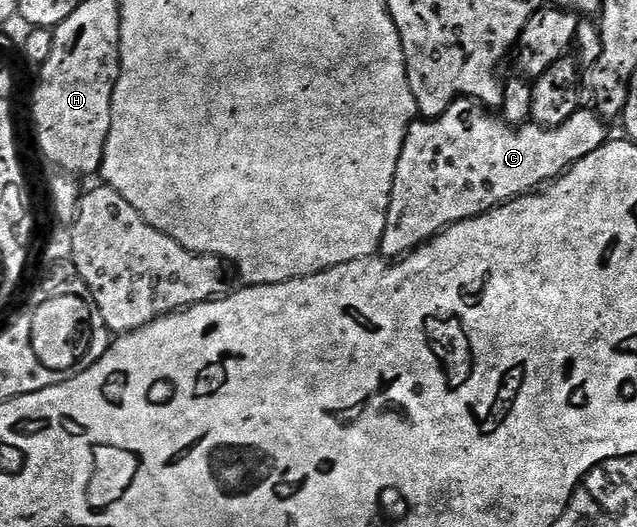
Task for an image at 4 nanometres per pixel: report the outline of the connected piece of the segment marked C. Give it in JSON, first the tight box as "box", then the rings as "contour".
{"box":[380,98,608,258],"contour":[[[465,98],[454,100],[452,106],[448,106],[448,110],[444,110],[444,114],[440,114],[435,120],[415,119],[414,125],[410,127],[408,134],[404,138],[404,146],[400,150],[400,162],[396,162],[396,178],[392,182],[392,194],[388,202],[384,238],[380,249],[381,255],[387,258],[405,256],[406,253],[414,251],[415,248],[420,247],[424,242],[428,242],[436,234],[440,234],[445,228],[452,226],[456,222],[464,222],[468,218],[476,218],[488,210],[500,207],[501,204],[507,204],[509,200],[514,200],[518,196],[526,196],[530,192],[541,189],[549,184],[551,180],[556,180],[559,176],[564,175],[573,164],[580,162],[580,158],[588,158],[588,154],[592,154],[592,150],[603,148],[608,139],[606,128],[608,128],[607,121],[586,106],[579,107],[578,112],[572,114],[572,118],[568,118],[568,122],[564,122],[561,126],[556,126],[555,128],[541,128],[540,125],[533,122],[511,126],[502,119],[501,115],[487,110],[476,100],[467,100]]]}

